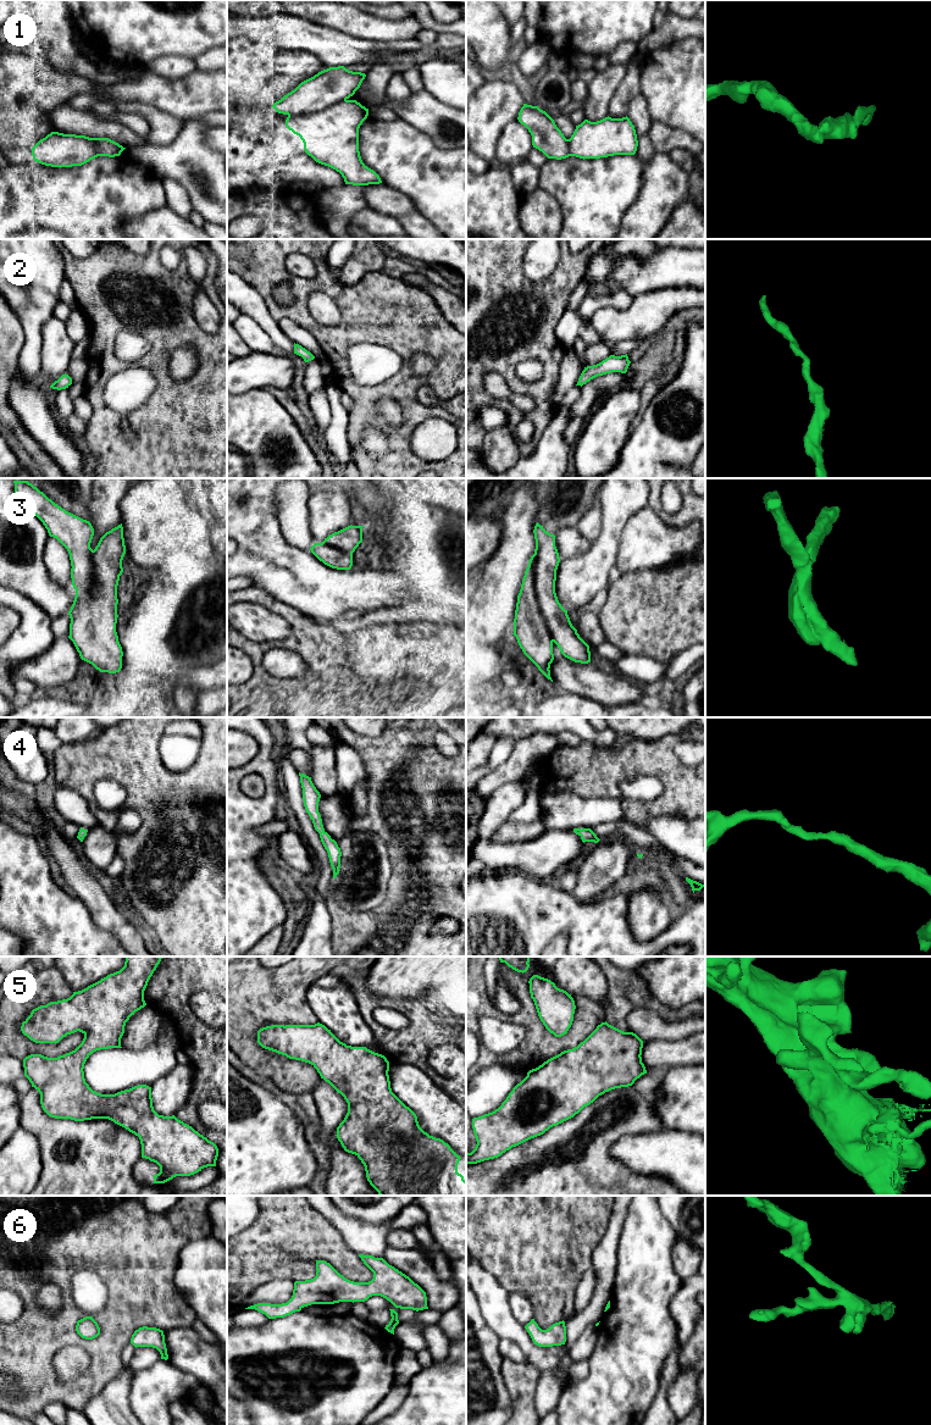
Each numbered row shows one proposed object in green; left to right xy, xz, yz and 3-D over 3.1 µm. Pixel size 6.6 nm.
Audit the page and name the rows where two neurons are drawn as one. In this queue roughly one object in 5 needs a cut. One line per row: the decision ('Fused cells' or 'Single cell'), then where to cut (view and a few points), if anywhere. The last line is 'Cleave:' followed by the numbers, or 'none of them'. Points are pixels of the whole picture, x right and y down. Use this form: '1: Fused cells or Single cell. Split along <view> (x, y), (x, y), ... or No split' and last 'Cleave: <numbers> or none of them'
1: Single cell. No split
2: Single cell. No split
3: Single cell. No split
4: Single cell. No split
5: Single cell. No split
6: Single cell. No split
Cleave: none of them

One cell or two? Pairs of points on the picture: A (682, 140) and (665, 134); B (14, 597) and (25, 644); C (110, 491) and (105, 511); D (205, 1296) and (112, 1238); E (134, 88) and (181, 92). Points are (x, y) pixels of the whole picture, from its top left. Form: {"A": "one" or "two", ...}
{"A": "one", "B": "one", "C": "one", "D": "two", "E": "one"}

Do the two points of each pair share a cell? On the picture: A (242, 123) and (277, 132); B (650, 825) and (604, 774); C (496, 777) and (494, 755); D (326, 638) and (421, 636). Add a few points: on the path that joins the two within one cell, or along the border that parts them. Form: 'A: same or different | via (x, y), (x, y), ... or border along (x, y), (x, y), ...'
A: different | border along (269, 123), (266, 128)
B: different | border along (675, 814), (650, 818), (642, 827)
C: different | border along (514, 747), (513, 752), (478, 783)
D: different | border along (345, 635), (347, 664), (349, 666)

